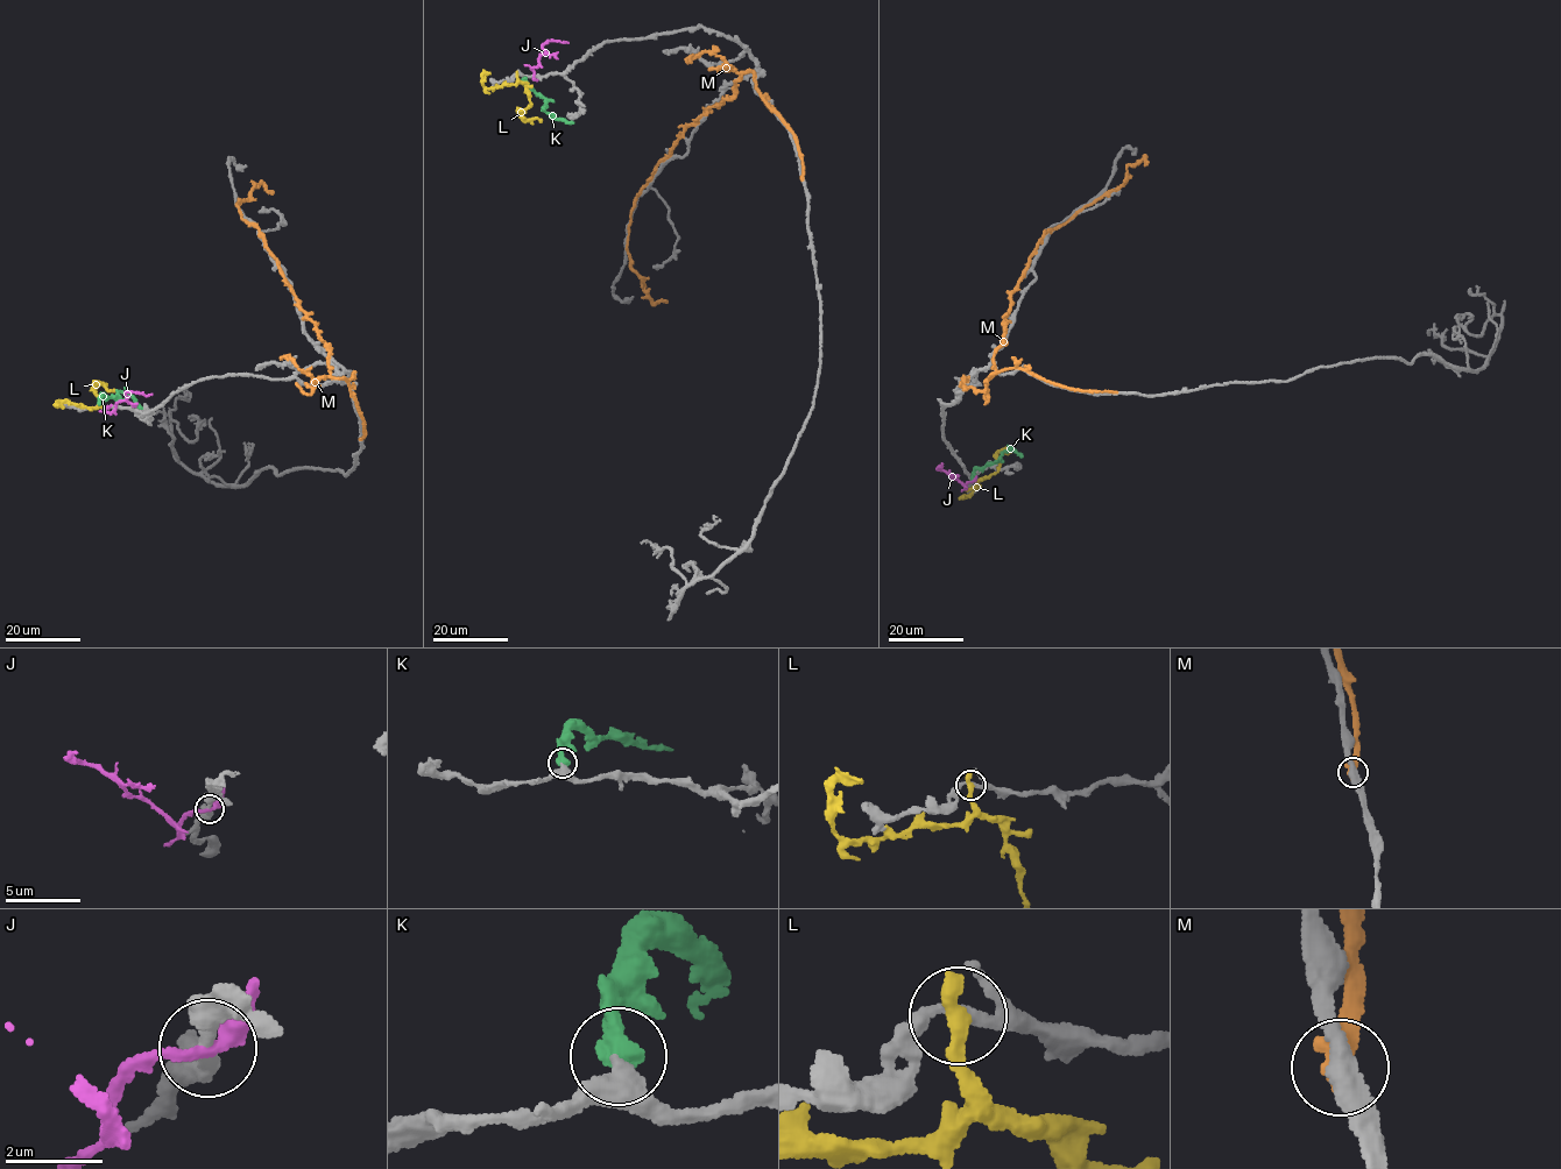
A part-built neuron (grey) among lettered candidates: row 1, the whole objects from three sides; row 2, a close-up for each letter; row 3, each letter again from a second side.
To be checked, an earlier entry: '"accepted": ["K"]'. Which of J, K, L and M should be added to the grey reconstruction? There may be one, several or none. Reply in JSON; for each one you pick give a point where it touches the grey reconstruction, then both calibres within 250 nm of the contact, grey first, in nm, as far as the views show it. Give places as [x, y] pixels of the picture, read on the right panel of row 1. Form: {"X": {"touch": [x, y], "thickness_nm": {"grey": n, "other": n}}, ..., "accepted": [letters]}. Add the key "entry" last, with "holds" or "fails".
{"K": {"touch": [972, 480], "thickness_nm": {"grey": 340, "other": 440}}, "accepted": ["K"], "entry": "holds"}

